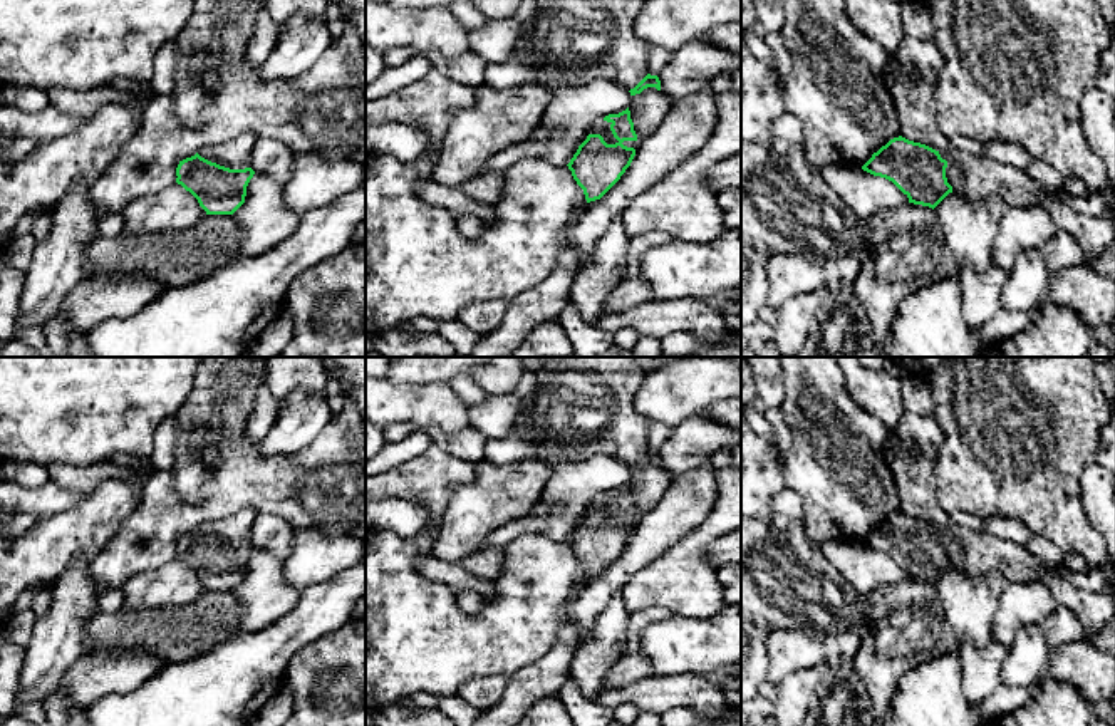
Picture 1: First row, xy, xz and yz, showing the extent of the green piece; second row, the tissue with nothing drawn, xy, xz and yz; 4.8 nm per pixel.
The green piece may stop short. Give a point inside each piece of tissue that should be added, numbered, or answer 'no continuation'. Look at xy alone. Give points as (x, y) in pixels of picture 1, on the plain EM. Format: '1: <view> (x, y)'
1: xy (235, 528)

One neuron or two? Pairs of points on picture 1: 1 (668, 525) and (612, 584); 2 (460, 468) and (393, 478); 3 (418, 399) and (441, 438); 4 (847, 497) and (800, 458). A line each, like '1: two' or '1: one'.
1: one
2: one
3: two
4: one

